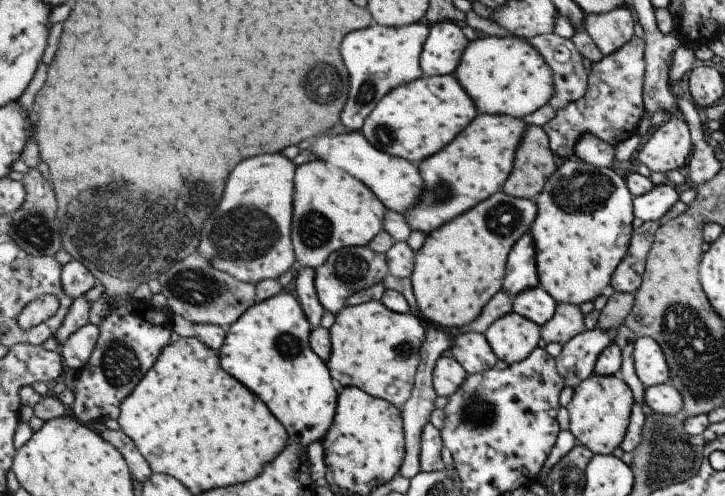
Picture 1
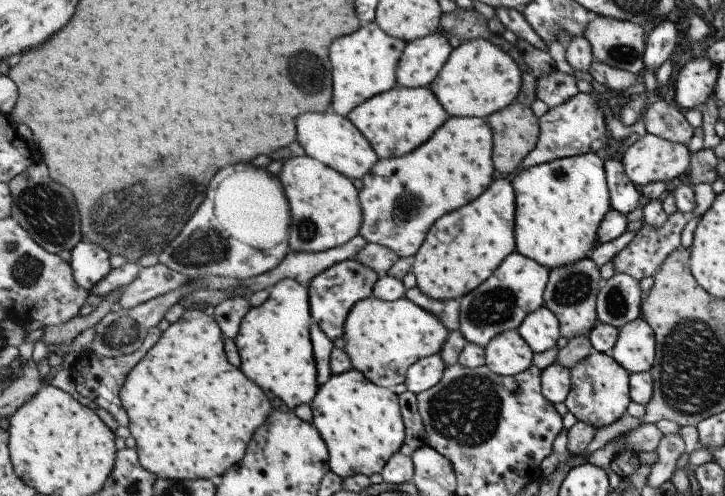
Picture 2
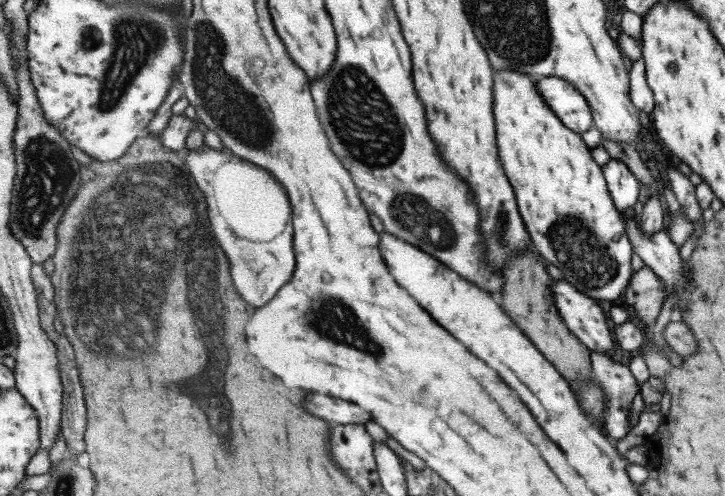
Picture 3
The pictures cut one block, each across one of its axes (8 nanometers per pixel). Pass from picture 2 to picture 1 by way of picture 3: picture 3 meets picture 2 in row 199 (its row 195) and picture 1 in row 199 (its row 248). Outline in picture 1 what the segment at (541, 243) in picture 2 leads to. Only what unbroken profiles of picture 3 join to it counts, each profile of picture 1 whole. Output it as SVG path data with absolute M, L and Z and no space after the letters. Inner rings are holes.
M574 156L574 158L560 161L558 171L555 172L555 175L550 177L550 180L547 180L546 188L543 188L543 192L541 192L536 199L537 205L539 206L539 215L530 233L533 235L533 240L538 250L539 279L542 288L545 288L547 292L557 300L558 304L579 304L579 306L582 306L587 302L594 302L599 296L611 292L610 285L611 280L613 280L613 274L615 274L615 270L619 267L623 256L626 256L627 248L630 245L629 234L631 234L631 230L633 230L633 228L631 228L631 220L633 220L633 216L631 216L631 194L627 192L623 180L619 178L620 175L620 171L615 172L615 170L609 167L597 167Z

